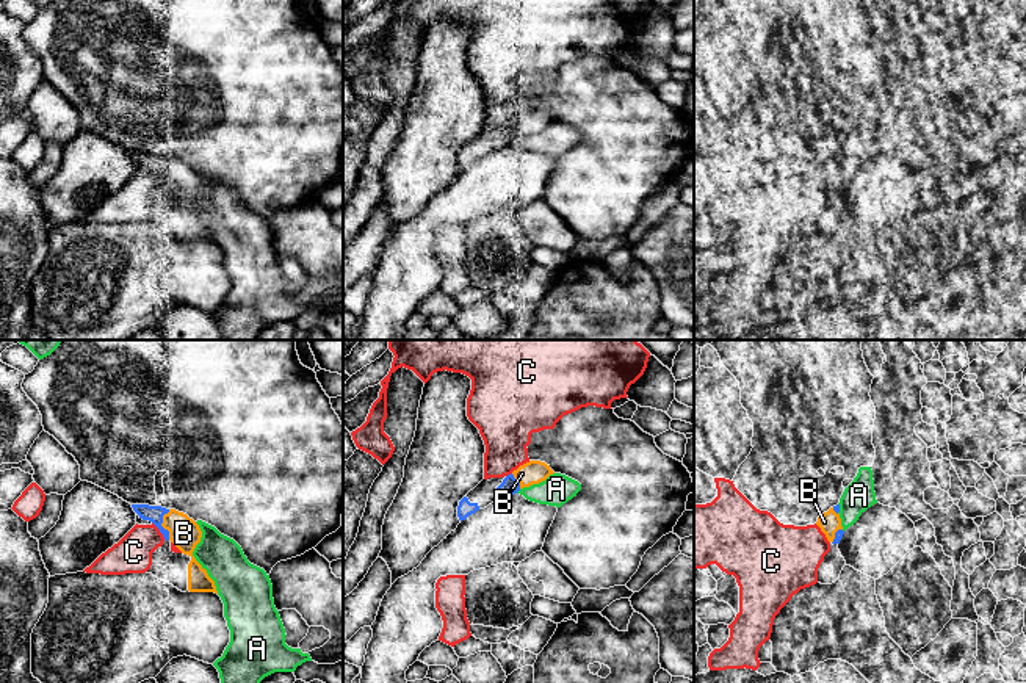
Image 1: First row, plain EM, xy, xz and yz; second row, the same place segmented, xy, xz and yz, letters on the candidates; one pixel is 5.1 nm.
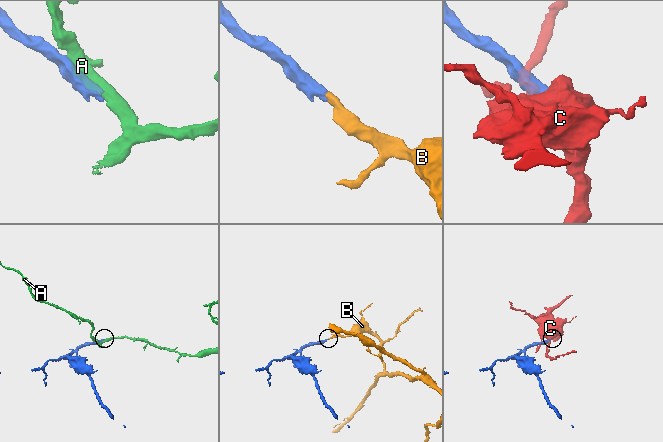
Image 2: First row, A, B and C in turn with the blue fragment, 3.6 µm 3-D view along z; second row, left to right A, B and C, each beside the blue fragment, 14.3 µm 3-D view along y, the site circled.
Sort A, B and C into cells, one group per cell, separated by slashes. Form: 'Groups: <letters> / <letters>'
Groups: A / B / C

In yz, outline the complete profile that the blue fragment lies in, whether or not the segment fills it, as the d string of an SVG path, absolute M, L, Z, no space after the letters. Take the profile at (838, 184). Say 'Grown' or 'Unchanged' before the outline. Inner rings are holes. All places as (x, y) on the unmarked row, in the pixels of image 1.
Grown. M840 154L830 157L827 161L819 164L816 171L816 174L825 183L827 190L832 191L833 194L840 193L844 183L838 161L840 161Z

